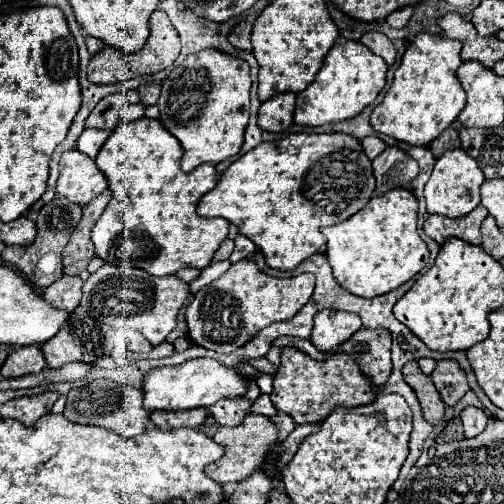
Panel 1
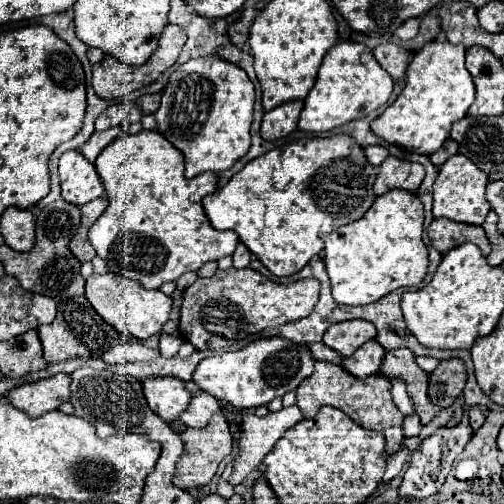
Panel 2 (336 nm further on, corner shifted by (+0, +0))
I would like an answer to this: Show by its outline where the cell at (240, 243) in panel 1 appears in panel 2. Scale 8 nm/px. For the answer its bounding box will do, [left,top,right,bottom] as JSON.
[233,243,251,269]

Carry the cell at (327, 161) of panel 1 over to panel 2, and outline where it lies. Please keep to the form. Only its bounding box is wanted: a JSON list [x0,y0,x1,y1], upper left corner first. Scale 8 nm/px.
[201,137,375,277]

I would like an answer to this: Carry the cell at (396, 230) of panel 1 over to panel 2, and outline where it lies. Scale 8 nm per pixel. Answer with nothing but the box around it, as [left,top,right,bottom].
[325,191,429,305]

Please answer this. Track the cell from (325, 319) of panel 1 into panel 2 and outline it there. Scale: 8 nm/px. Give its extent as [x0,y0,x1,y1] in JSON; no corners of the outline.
[323,319,377,357]

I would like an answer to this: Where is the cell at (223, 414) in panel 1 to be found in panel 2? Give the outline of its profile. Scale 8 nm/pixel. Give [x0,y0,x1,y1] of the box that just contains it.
[181,391,221,427]

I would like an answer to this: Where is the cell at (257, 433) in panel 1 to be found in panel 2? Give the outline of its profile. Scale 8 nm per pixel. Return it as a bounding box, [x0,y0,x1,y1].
[173,413,233,489]

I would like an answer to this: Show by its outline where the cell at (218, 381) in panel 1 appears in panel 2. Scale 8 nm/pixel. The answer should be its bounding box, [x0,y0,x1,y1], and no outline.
[193,337,315,409]

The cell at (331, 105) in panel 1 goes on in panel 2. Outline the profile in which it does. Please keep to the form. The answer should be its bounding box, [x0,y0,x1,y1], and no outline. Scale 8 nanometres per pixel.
[299,41,393,133]

